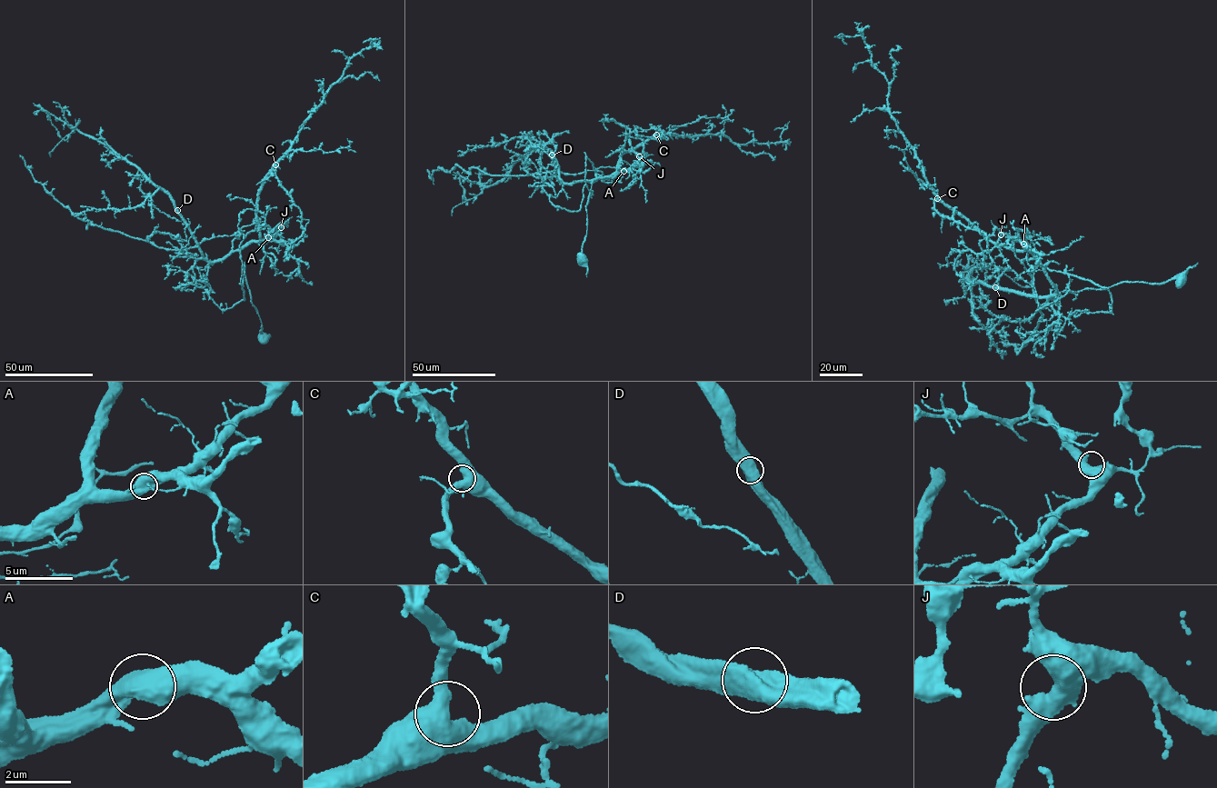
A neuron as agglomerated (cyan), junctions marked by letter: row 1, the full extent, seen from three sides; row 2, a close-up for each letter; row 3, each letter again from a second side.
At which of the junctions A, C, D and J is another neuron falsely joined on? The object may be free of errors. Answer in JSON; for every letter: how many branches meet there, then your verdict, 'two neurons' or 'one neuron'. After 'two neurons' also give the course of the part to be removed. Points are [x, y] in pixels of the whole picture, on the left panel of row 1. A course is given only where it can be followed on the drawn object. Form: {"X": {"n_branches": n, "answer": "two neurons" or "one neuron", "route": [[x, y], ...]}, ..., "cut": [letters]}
{"A": {"n_branches": 2, "answer": "one neuron"}, "C": {"n_branches": 2, "answer": "one neuron"}, "D": {"n_branches": 2, "answer": "one neuron"}, "J": {"n_branches": 2, "answer": "one neuron"}, "cut": []}

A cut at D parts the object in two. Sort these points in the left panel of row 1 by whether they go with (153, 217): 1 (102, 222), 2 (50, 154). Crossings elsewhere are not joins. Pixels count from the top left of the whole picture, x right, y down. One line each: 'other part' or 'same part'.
1: other part
2: same part

